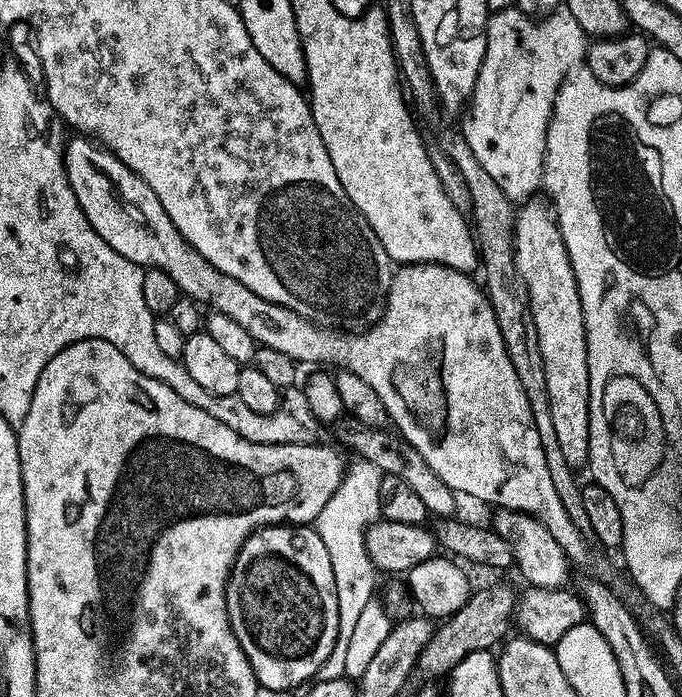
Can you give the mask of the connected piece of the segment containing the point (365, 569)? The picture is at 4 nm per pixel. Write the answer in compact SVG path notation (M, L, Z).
M359 458L353 459L345 469L338 490L330 501L322 508L322 513L314 521L319 538L329 551L331 569L334 572L335 593L338 594L338 634L335 636L334 647L326 662L317 672L319 681L340 680L345 677L345 656L349 639L366 604L375 597L377 569L365 550L364 536L369 524L374 524L381 517L384 495L380 489L382 473L370 462Z

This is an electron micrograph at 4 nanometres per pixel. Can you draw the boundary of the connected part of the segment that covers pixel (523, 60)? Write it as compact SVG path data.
M515 6L493 12L487 34L486 54L462 131L474 158L498 182L502 194L510 201L524 202L542 184L546 134L556 92L565 76L585 63L590 40L565 6L543 18L527 16Z

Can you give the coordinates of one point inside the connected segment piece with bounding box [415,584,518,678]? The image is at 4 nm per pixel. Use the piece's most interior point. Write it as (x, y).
(484, 619)

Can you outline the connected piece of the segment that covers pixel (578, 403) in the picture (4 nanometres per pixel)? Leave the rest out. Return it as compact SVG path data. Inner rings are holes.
M525 203L521 207L525 208L516 212L516 228L512 231L514 258L518 274L528 288L528 305L534 318L534 330L538 330L558 446L562 446L568 464L579 466L587 461L590 447L590 370L582 302L555 215L542 205L532 203Z

